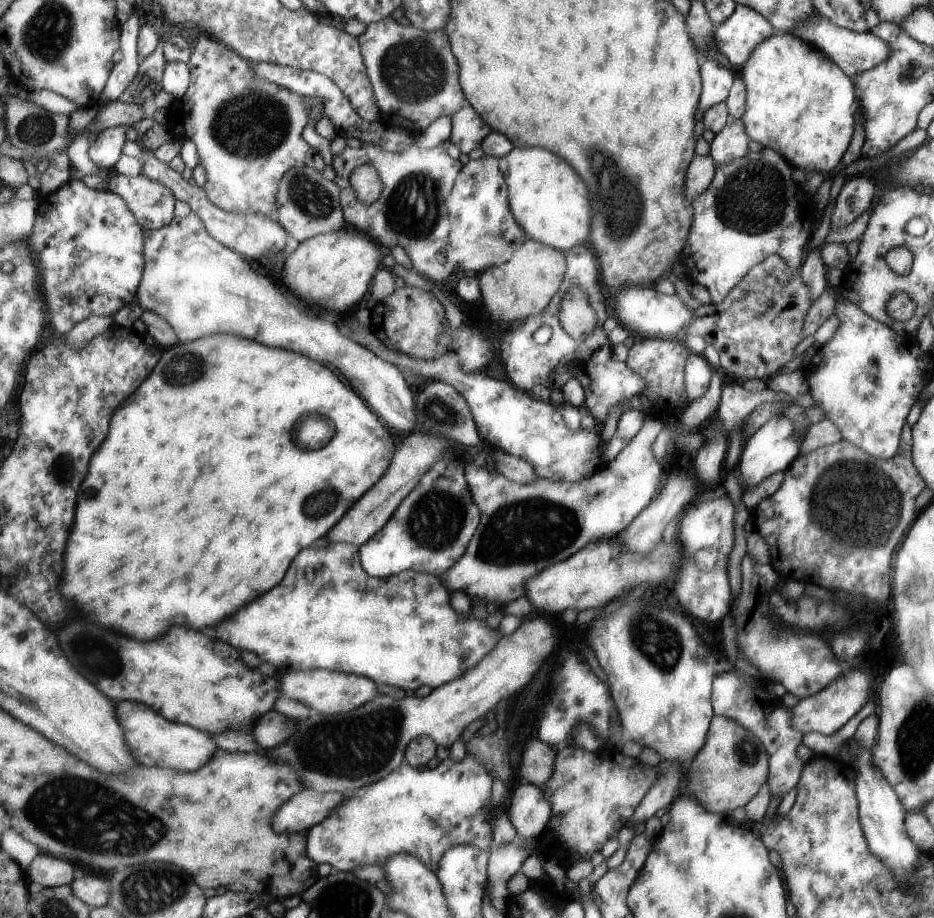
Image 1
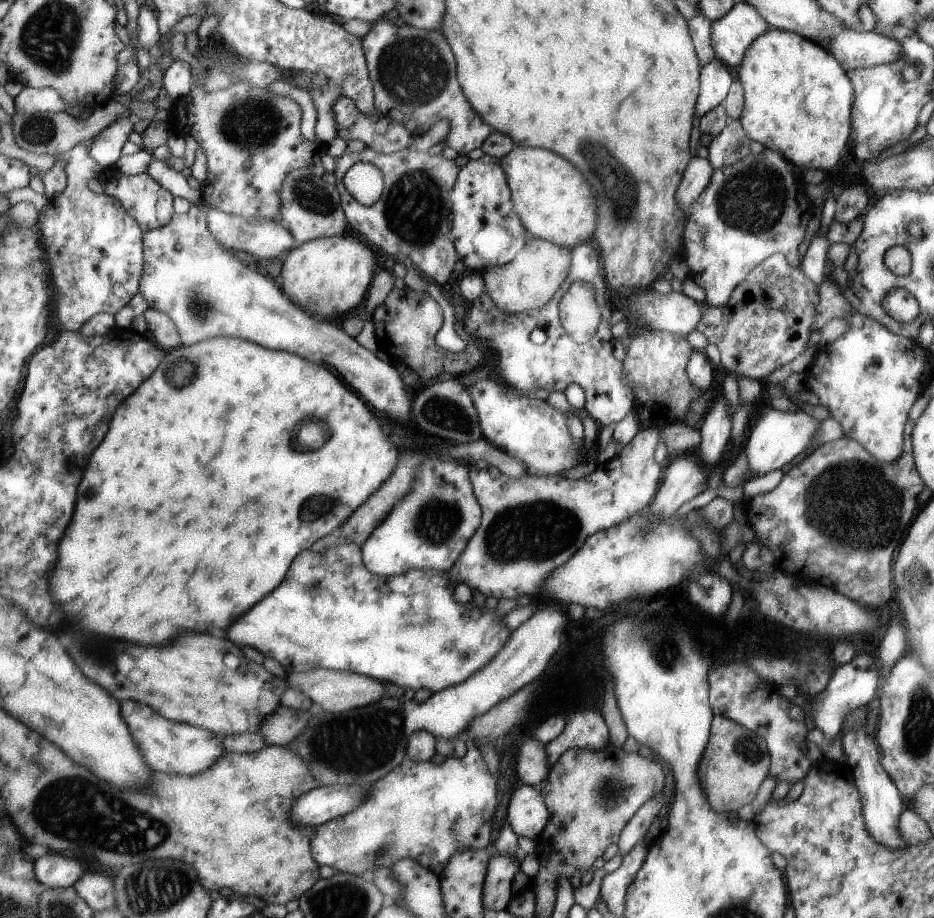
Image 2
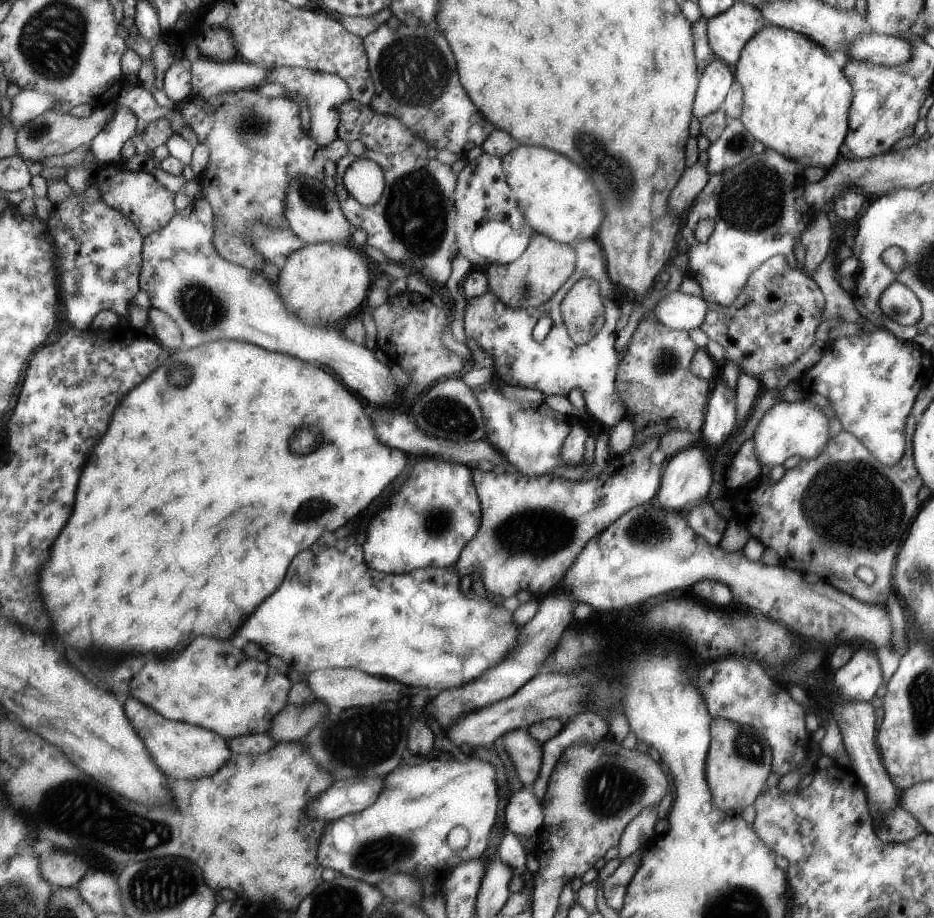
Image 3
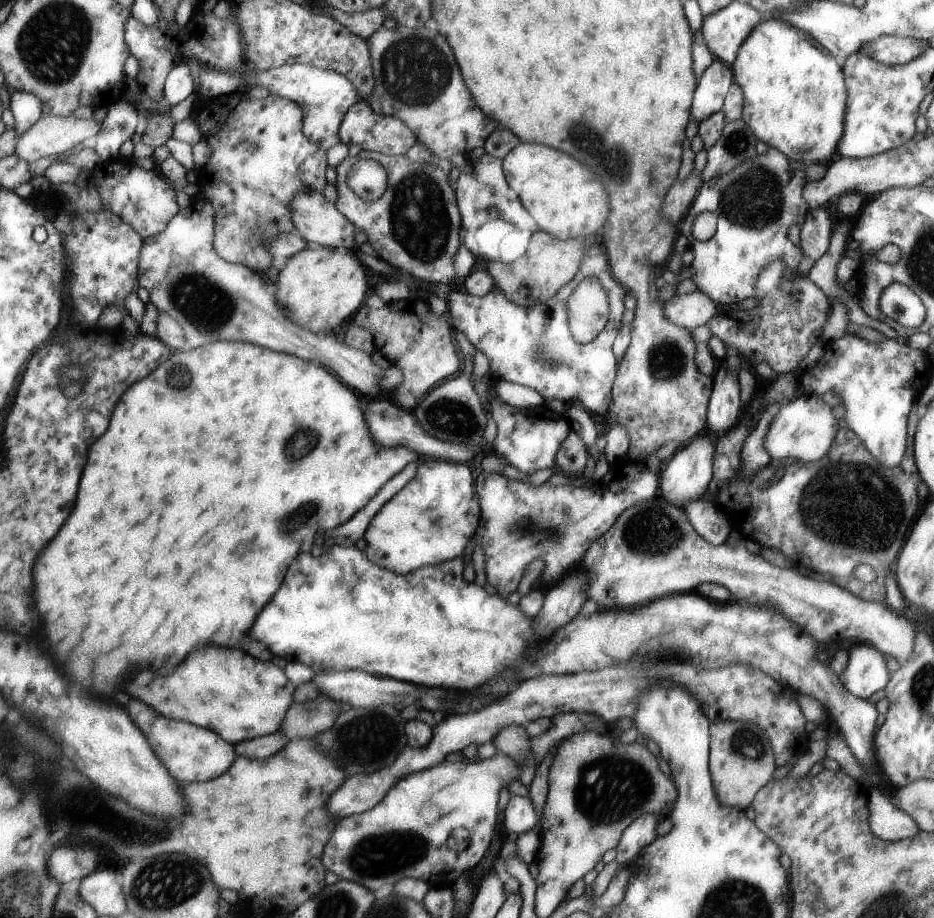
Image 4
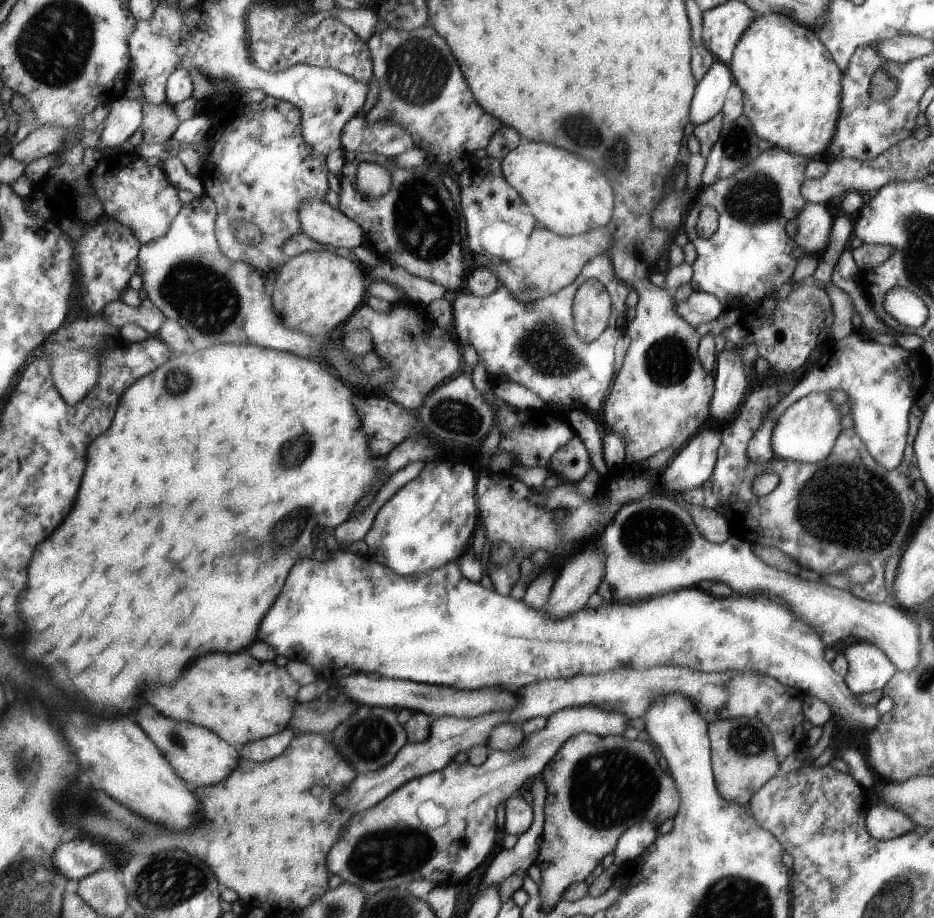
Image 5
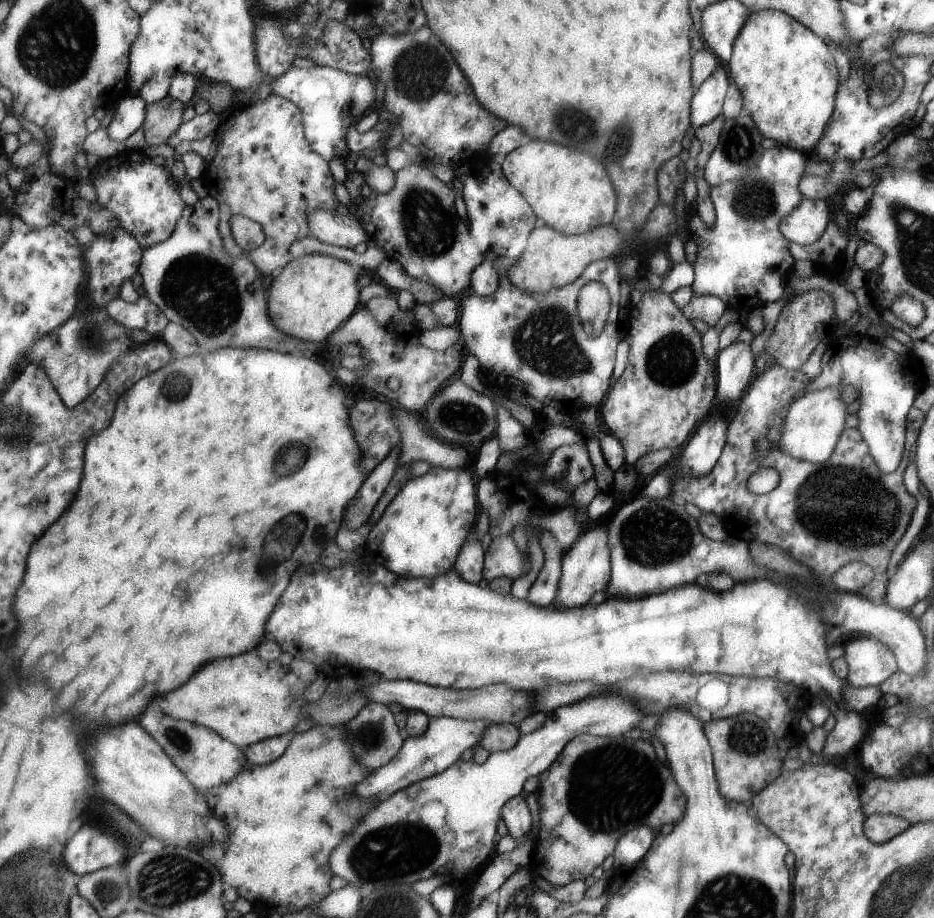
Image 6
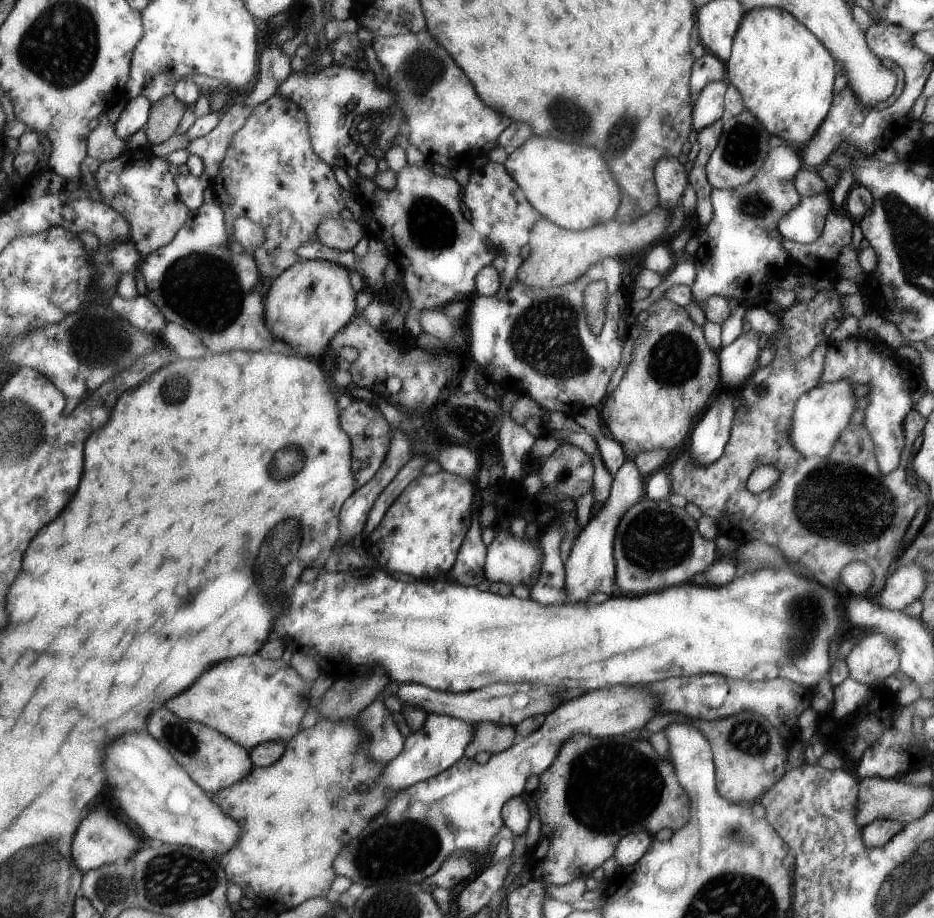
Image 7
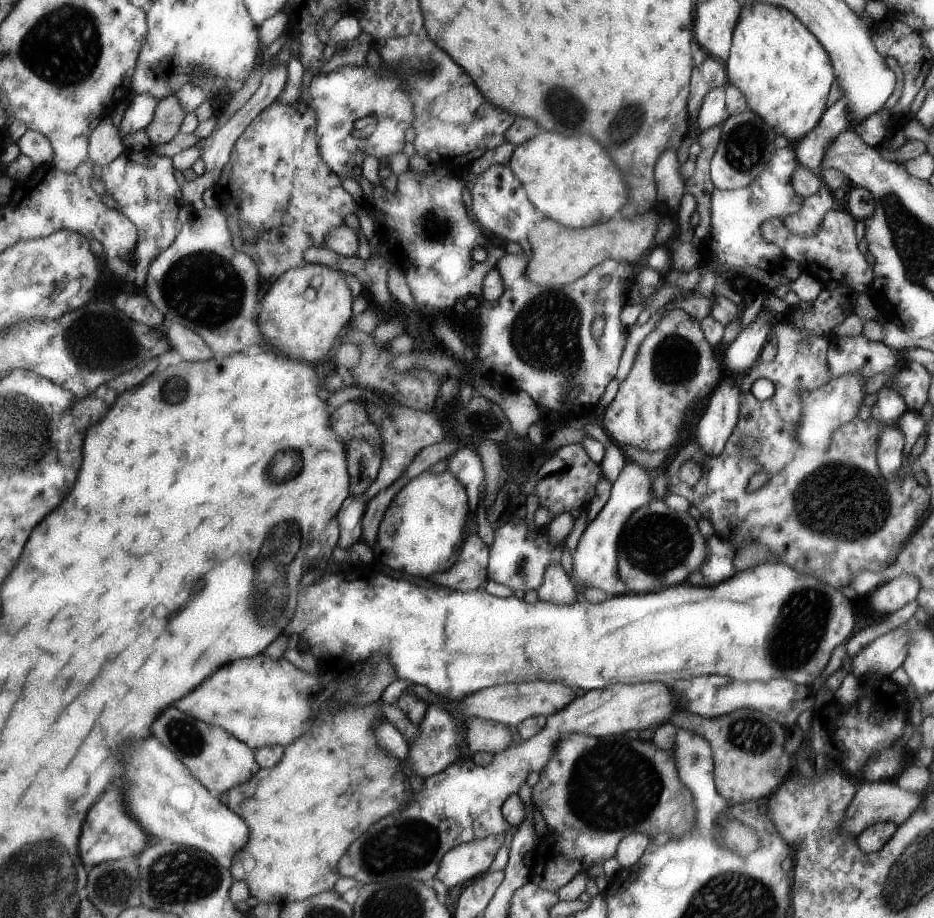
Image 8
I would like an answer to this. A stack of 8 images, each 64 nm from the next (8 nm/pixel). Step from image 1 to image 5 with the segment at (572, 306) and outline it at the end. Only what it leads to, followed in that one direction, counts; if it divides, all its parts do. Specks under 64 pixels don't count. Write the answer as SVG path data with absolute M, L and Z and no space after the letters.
M588 279L577 290L573 304L575 331L586 342L596 340L608 326L611 296L602 282Z

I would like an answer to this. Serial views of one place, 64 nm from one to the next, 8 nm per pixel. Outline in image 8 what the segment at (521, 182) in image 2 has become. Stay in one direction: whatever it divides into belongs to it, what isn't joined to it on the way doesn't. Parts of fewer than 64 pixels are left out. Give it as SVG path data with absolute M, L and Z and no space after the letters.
M542 130L534 138L519 144L511 156L508 166L525 185L529 199L544 217L550 217L567 227L584 228L609 221L620 213L630 200L630 190L621 169L612 162L604 146L594 142L590 136L570 136Z

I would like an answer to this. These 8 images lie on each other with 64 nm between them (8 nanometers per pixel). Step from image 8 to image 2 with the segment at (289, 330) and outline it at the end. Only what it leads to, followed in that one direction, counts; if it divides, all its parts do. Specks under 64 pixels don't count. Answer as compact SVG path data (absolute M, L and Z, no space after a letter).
M343 233L341 236L310 240L290 251L288 258L282 264L282 273L278 279L282 284L282 292L286 292L286 296L290 296L290 300L294 300L294 304L298 304L299 308L304 308L317 319L332 321L338 318L338 314L352 313L352 310L364 300L374 278L374 266L376 266L376 256L364 238L354 233L350 235Z

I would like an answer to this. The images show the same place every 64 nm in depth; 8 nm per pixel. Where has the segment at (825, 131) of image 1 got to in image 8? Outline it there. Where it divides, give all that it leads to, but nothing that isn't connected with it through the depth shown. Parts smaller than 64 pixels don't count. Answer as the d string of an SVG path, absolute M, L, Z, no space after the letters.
M756 3L748 8L742 6L741 13L742 24L738 24L738 32L733 32L734 52L729 52L729 59L724 63L728 84L741 89L748 101L748 108L757 113L769 128L790 142L800 142L817 128L825 116L828 95L836 77L833 60L825 46L809 32L808 26L802 24L789 9Z

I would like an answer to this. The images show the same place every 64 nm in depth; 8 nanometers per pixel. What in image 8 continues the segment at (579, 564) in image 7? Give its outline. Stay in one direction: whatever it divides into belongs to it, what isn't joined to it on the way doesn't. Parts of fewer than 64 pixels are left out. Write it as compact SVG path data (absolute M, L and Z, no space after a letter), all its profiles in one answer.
M628 459L618 478L613 482L612 492L605 507L586 526L572 557L572 572L569 576L570 582L574 584L580 596L583 591L590 588L604 591L608 598L630 593L629 586L622 581L618 569L621 536L624 534L625 525L629 523L630 516L633 516L638 508L643 508L654 500L652 478L653 473L642 468L636 461Z

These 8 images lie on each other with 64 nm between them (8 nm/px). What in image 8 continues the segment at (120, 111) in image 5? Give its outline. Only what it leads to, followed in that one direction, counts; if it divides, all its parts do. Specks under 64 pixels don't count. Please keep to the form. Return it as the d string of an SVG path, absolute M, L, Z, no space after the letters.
M142 93L131 101L120 126L124 136L132 134L140 129L145 129L154 118L157 104L160 101L151 94Z

